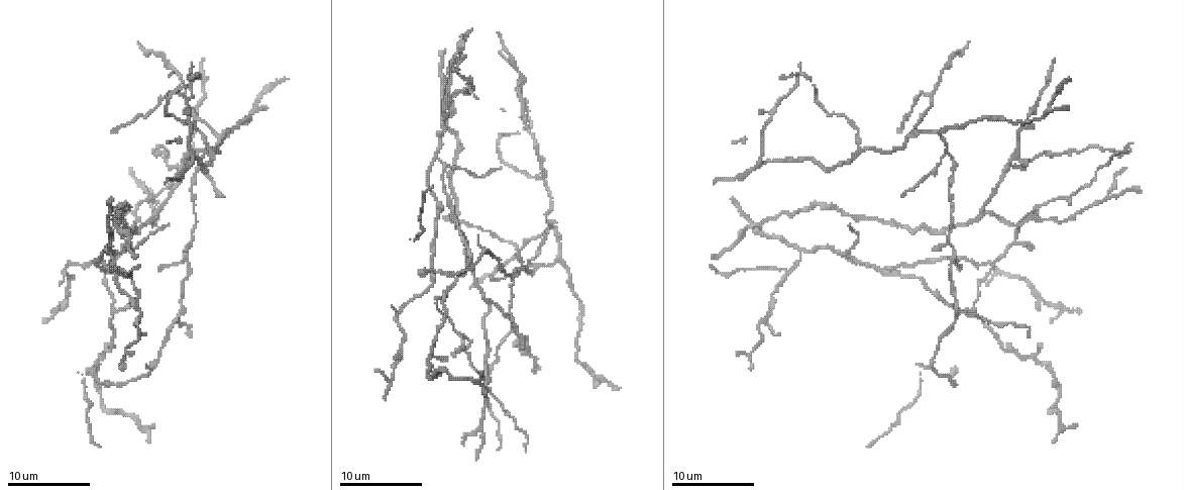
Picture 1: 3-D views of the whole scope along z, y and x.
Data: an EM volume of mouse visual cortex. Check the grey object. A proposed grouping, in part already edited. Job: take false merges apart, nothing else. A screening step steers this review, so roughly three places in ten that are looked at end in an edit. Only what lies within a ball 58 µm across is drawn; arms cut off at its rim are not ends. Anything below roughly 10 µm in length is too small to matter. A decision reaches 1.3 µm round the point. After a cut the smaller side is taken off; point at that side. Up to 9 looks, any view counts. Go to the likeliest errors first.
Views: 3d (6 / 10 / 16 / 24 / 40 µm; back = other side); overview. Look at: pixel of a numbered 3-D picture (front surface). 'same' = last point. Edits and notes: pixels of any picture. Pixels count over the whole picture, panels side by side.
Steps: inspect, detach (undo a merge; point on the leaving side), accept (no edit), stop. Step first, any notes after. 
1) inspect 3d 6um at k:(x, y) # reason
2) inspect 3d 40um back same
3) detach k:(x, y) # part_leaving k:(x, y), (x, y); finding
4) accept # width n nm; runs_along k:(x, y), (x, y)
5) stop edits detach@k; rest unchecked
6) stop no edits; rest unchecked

inspect 3d 6um at 1:(444, 293) # arms part here

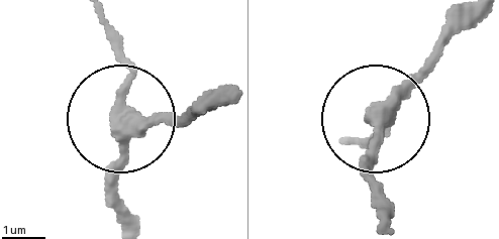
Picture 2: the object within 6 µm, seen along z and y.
accept # width 280 nm; runs_along 2:(223, 93), (187, 121), (128, 125), (114, 215); continuous, no second neuron

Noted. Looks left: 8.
inspect 3d 10um at 1:(211, 148) # branch point

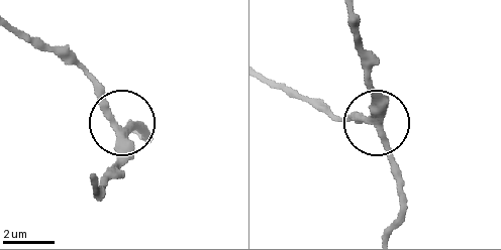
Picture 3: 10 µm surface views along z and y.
accept # arms 3; runs_along 3:(393, 228), (399, 176), (388, 143), (369, 120), (336, 118); one neuron here

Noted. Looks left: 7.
inspect 3d 16um at 1:(907, 137) # side arm on a straight run

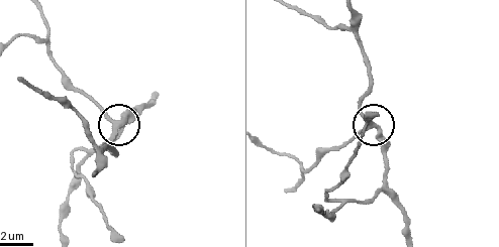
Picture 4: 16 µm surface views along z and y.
inspect 3d 16um back at 4:(369, 124)

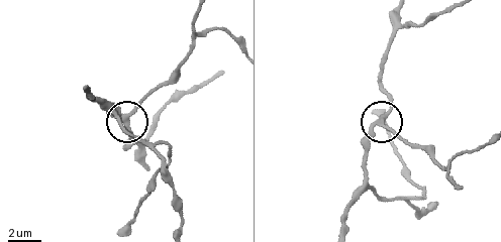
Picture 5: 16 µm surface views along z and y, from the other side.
accept # arms 3; continuous, no second neuron

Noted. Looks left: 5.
inspect 3d 6um at 1:(181, 164) # two arms in line, one across

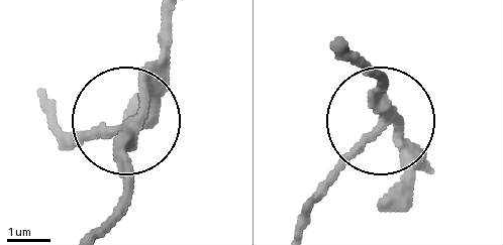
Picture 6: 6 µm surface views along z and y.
accept # runs_along 6:(95, 228), (127, 173), (141, 76), (168, 46); all the same neuron

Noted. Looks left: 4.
inspect 3d 6um at 1:(984, 208)

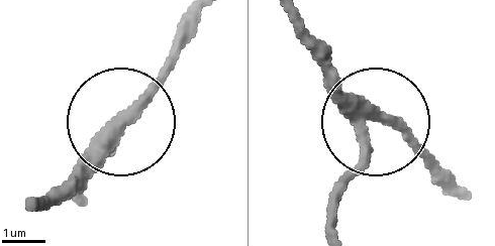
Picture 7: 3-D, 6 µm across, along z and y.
inspect 3d 6um back at 7:(113, 130)

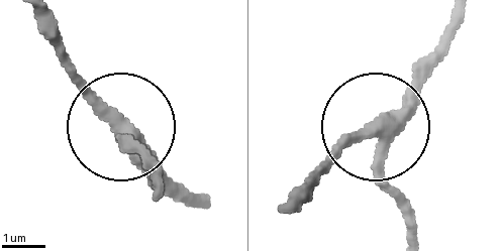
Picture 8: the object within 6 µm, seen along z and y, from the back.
accept # width 310 nm; runs_along 8:(460, 18), (416, 94), (373, 137), (377, 180), (413, 221); all the same neuron

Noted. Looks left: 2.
stop no edits; rest unchecked

